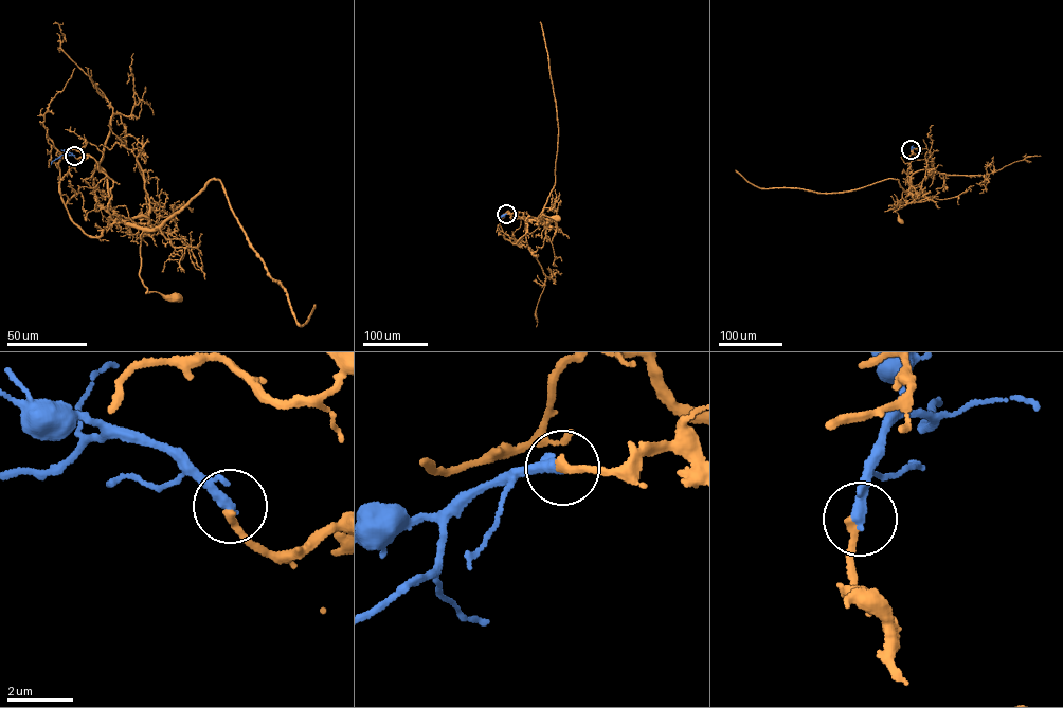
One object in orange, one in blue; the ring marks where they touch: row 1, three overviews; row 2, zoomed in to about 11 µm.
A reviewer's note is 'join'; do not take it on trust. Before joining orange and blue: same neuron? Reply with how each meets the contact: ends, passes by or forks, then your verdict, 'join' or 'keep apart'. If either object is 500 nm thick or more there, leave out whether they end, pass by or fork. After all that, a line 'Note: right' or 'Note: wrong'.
orange ends there; blue passes by; keep apart
Note: wrong

